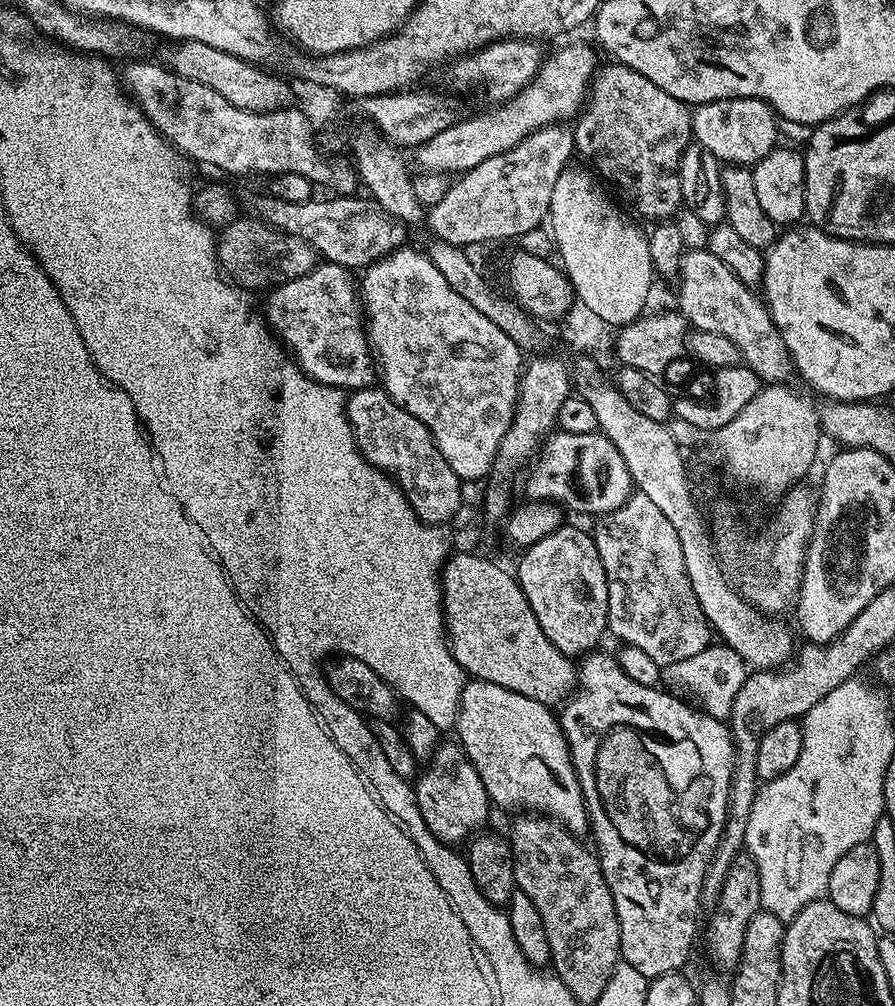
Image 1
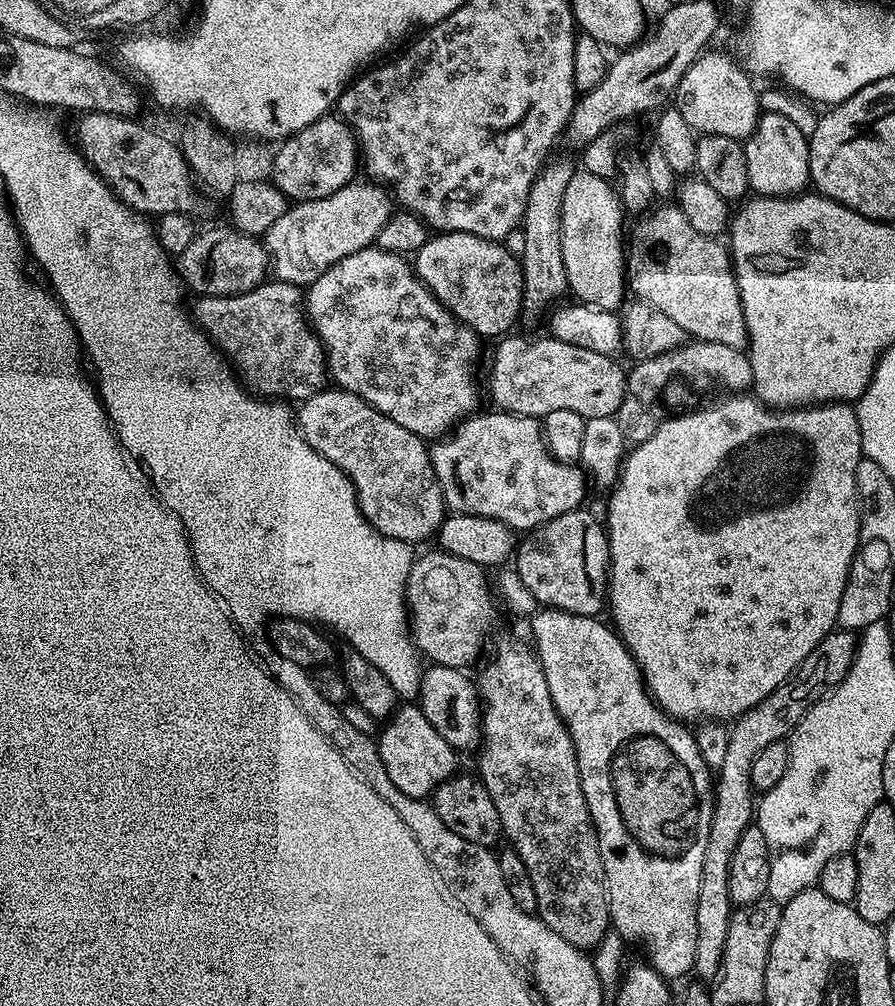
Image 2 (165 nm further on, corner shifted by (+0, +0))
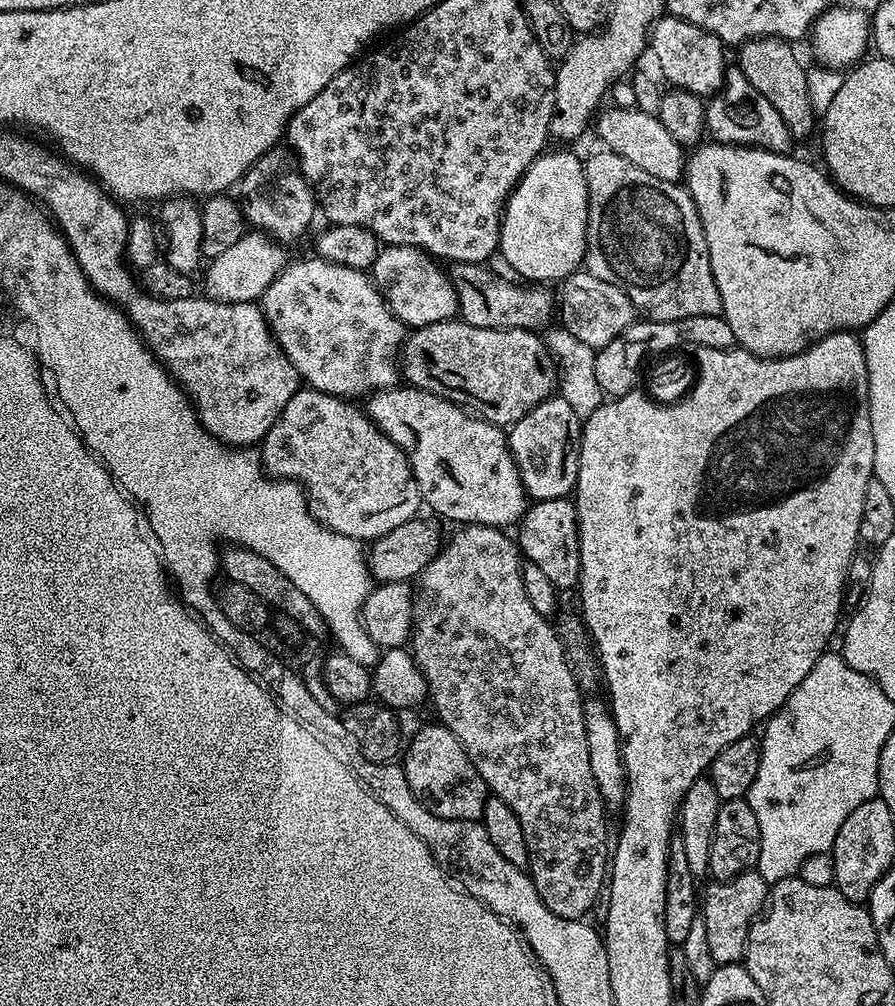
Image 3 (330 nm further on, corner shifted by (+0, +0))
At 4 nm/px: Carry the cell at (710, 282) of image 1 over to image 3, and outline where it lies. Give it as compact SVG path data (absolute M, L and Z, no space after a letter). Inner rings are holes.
M599 150L584 160L588 183L588 237L583 267L602 282L614 282L630 298L637 313L650 320L674 322L687 316L722 313L722 298L710 270L706 234L702 230L696 203L683 183L646 174L626 158Z

